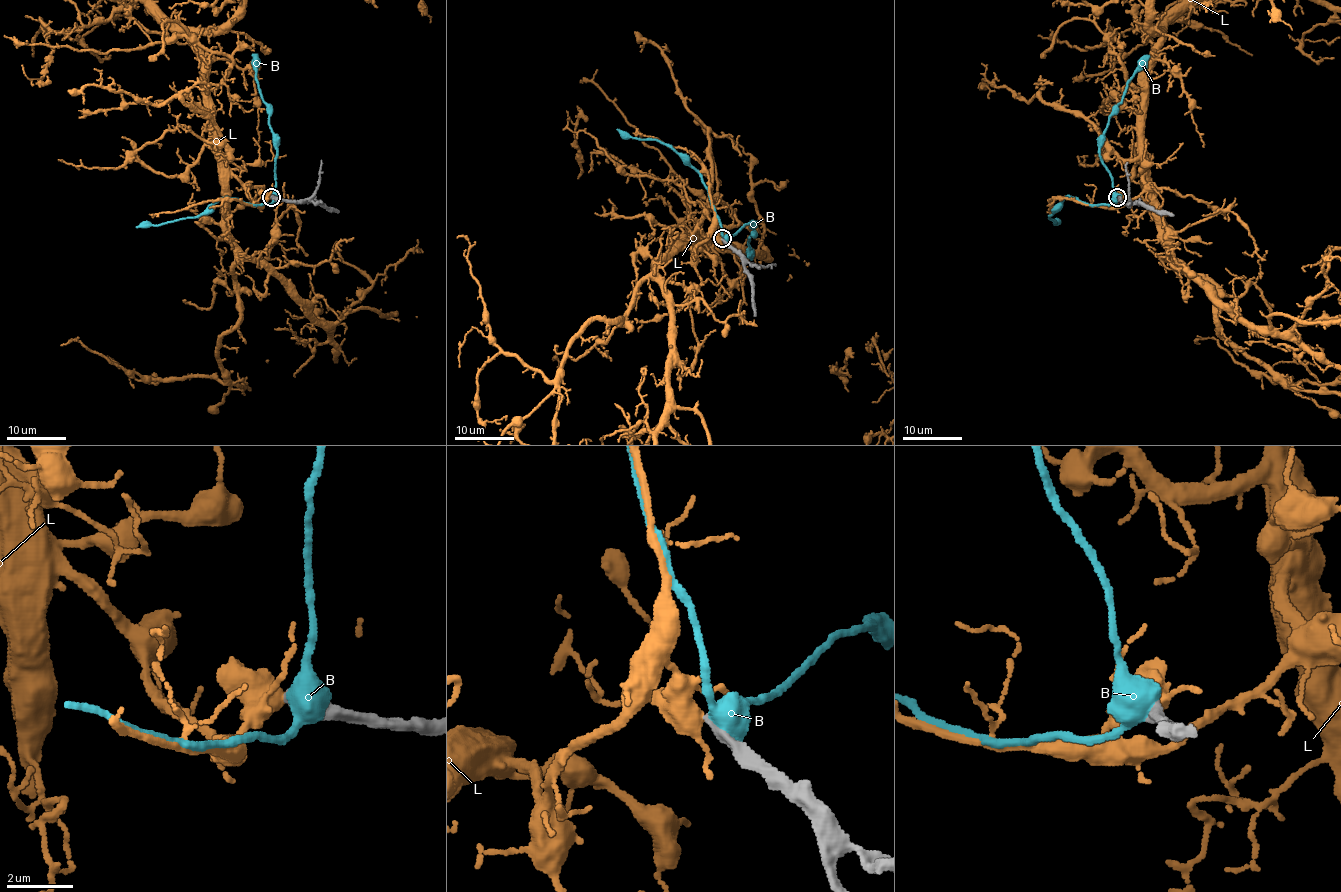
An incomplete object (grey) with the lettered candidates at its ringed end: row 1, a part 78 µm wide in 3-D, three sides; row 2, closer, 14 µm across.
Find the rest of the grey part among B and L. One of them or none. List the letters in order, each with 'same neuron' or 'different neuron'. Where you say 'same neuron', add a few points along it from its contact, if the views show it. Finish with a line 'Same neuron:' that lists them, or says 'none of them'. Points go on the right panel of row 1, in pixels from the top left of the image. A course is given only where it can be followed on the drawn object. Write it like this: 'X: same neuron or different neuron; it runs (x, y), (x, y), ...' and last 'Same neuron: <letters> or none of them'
B: different neuron
L: different neuron
Same neuron: none of them

